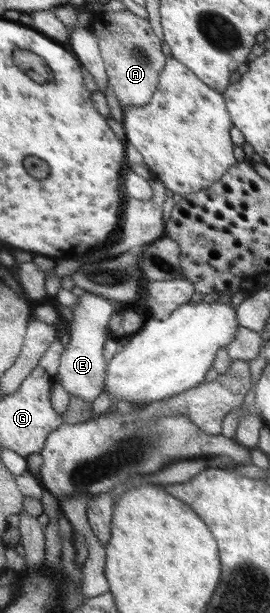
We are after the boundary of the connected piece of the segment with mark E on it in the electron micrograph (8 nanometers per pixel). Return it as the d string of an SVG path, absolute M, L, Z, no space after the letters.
M88 293L87 295L81 295L78 297L79 304L73 308L73 321L69 322L69 343L67 348L61 354L60 368L57 373L59 377L59 384L63 387L63 390L68 393L68 396L77 397L79 401L83 403L93 402L103 390L103 381L105 378L105 369L108 362L103 357L103 344L105 336L109 335L108 321L111 314L115 312L110 306L111 300L107 300L99 295Z

